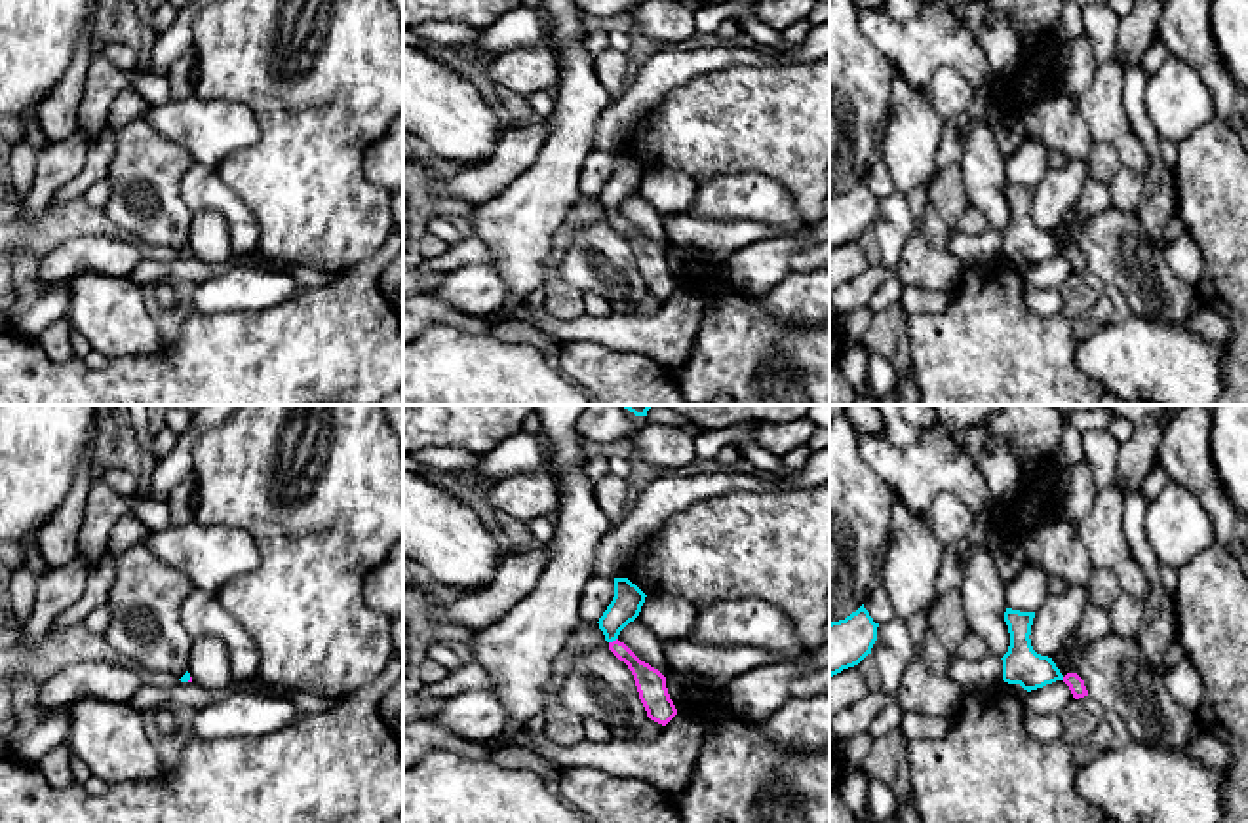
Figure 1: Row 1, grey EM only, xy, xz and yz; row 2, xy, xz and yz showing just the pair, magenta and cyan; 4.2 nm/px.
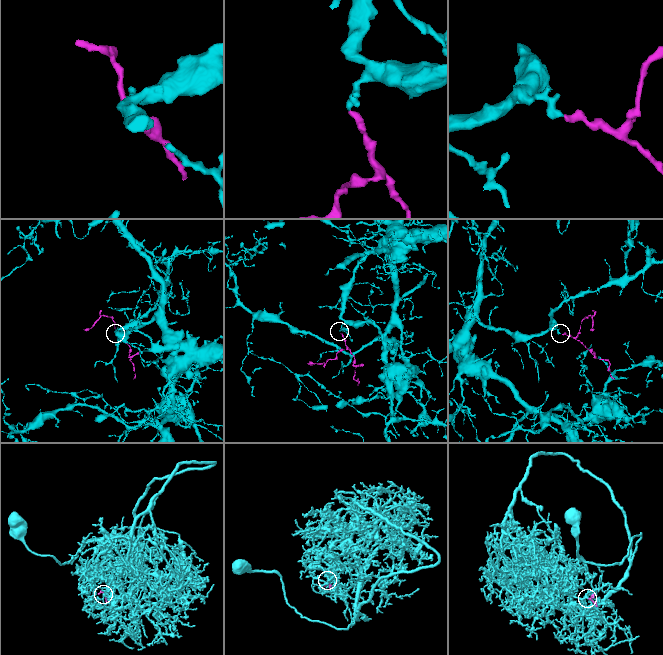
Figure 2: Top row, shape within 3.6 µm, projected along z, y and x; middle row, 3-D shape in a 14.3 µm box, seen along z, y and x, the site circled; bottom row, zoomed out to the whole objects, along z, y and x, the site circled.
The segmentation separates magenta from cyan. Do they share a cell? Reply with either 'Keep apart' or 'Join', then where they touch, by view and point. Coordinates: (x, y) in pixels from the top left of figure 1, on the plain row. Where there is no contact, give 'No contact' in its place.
Join. Touches magenta at xz (613, 215)

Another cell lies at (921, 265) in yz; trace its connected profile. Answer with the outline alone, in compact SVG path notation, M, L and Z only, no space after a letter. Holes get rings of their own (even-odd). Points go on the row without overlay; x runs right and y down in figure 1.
M919 186L907 194L915 228L900 253L898 276L906 287L953 293L963 281L966 266L955 257L930 245L923 224L928 205L928 186Z

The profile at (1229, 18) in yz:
M1212 0L1210 23L1231 78L1248 89L1248 0Z

